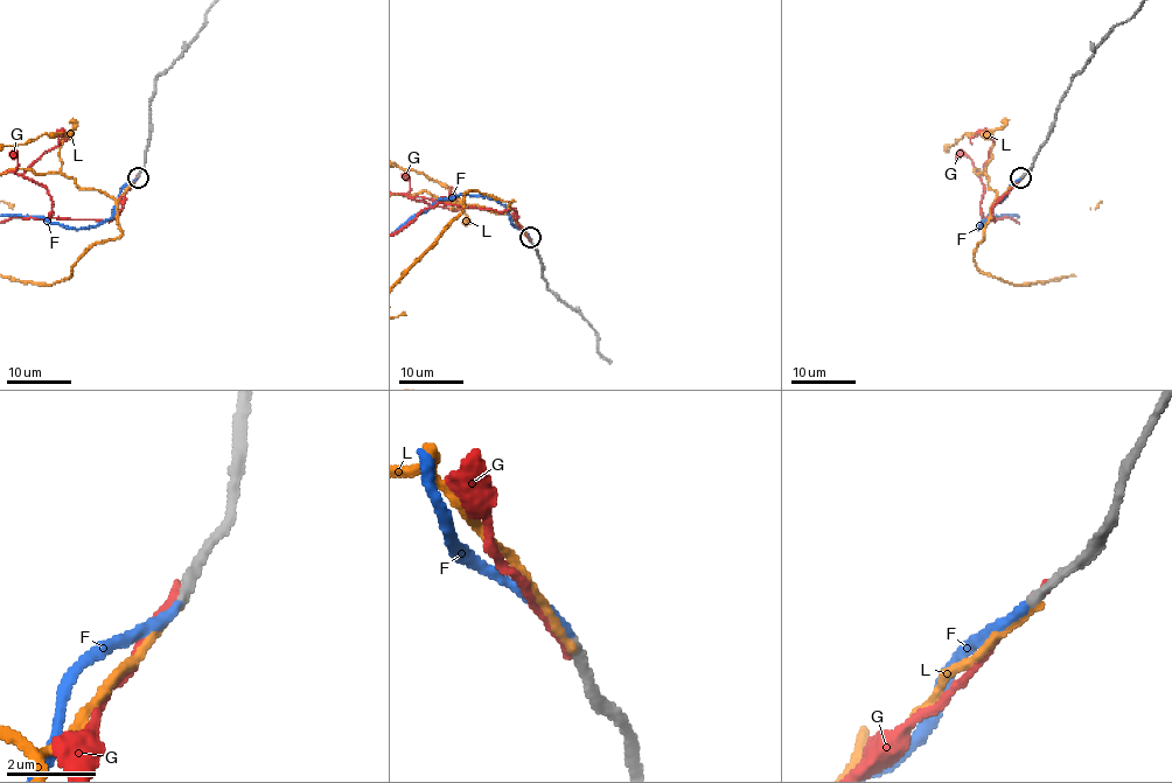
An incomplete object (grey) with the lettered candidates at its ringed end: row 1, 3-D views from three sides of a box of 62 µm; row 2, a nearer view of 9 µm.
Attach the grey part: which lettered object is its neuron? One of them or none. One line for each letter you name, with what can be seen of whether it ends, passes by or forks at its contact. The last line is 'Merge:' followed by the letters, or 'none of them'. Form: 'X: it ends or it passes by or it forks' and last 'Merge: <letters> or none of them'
F: it ends
Merge: F

